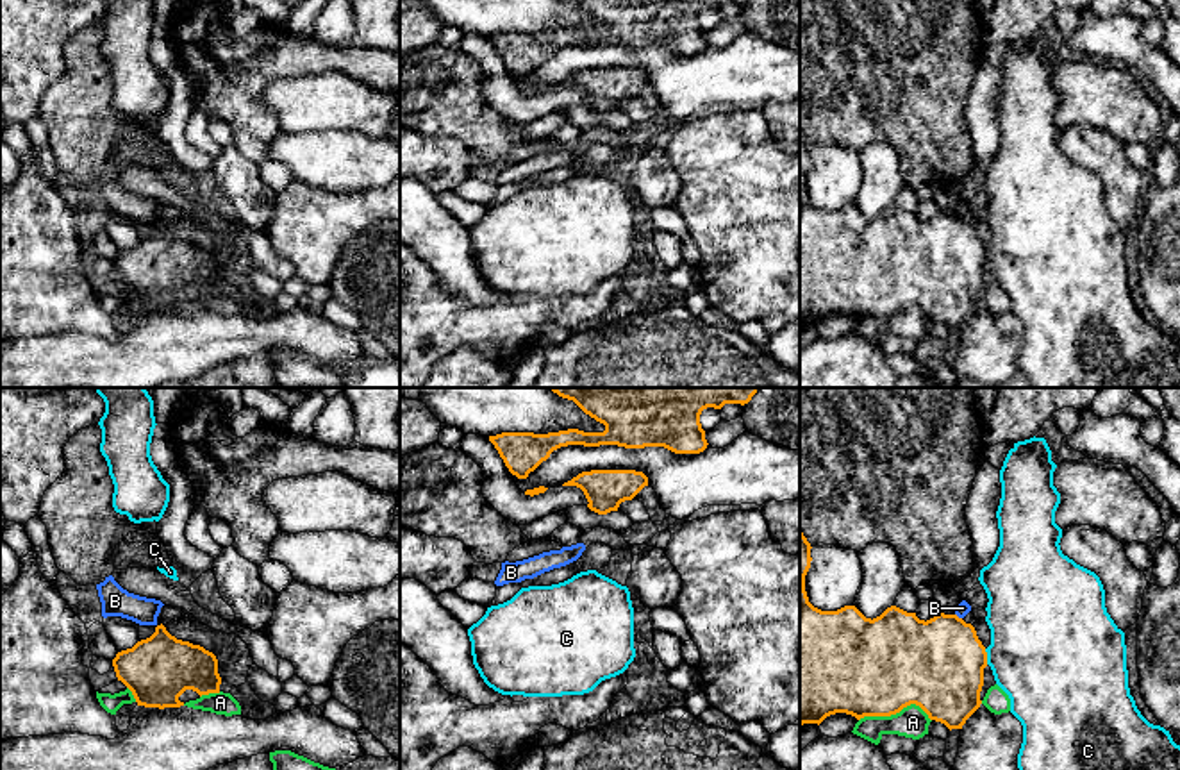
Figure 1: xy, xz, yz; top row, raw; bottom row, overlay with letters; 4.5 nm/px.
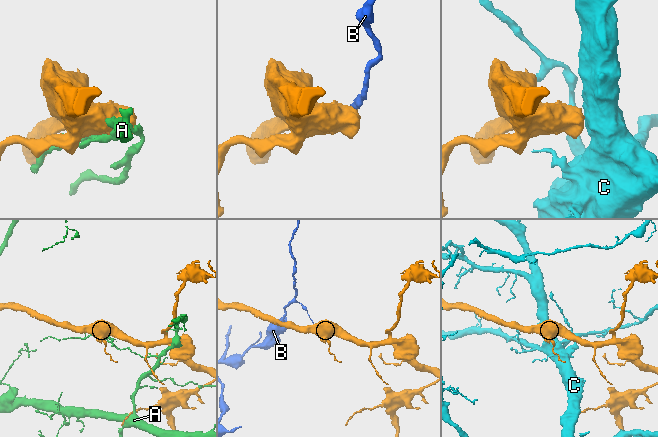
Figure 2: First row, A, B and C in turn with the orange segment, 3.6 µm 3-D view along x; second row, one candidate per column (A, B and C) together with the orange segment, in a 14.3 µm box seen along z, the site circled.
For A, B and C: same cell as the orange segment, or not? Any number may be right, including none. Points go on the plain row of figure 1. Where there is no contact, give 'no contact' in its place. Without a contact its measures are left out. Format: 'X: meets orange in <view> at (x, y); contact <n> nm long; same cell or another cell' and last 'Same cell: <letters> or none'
A: meets orange in yz at (895, 313); contact 320 nm long; another cell
B: meets orange in yz at (957, 217); contact 40 nm long; another cell
C: meets orange in yz at (986, 256); contact 70 nm long; another cell
Same cell: none

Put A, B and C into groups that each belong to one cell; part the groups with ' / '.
A / B / C

